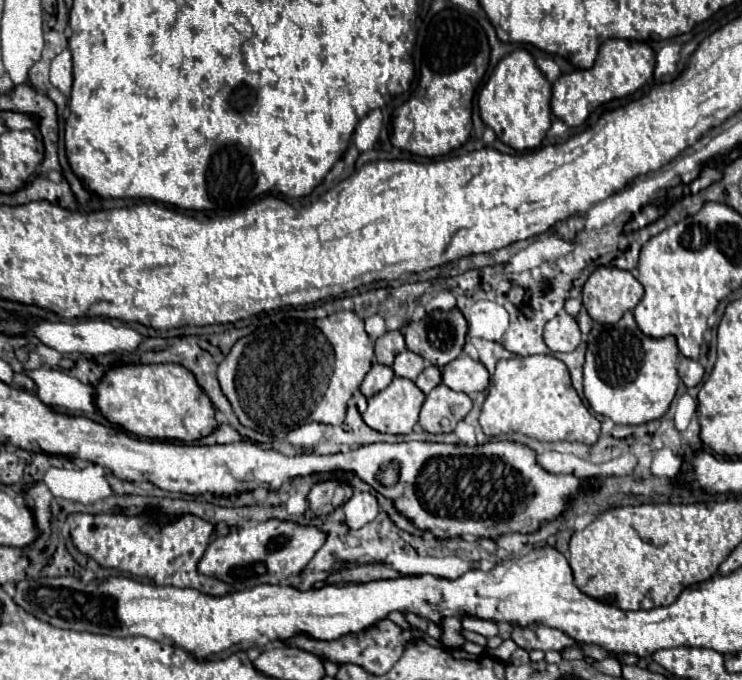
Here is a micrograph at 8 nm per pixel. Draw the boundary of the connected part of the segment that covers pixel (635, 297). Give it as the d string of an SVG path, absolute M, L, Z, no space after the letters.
M617 267L595 269L583 285L583 307L597 323L617 323L625 311L635 309L643 297L643 285Z

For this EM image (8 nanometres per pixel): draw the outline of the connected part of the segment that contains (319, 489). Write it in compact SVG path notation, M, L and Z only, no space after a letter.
M329 479L329 481L321 481L321 483L315 483L307 495L309 499L309 509L317 515L317 517L327 517L335 507L331 505L331 497L333 497L333 491L337 487L339 481L335 479Z

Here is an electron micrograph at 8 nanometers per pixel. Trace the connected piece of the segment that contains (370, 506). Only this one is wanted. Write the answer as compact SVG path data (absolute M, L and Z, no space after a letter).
M357 491L345 505L345 521L351 529L359 529L373 521L379 513L379 503L377 497L369 491Z

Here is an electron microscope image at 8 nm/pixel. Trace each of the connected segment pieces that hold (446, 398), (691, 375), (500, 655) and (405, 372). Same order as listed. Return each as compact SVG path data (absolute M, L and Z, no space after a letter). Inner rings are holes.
M441 383L425 397L419 415L419 425L427 433L443 433L447 429L453 429L455 423L471 411L471 407L473 403L469 395L457 393ZM441 419L449 419L449 427L441 427Z
M681 355L679 359L679 377L687 387L695 387L703 379L703 365L695 359L687 359Z
M507 639L507 641L503 641L503 643L499 645L499 649L493 649L493 657L495 657L497 661L501 661L501 663L507 663L509 657L511 657L511 653L513 653L515 649L517 649L515 641Z
M403 351L395 357L395 363L393 363L393 371L397 377L405 377L405 379L411 379L415 381L417 375L425 369L425 359L419 357L417 353L411 353L411 351Z

